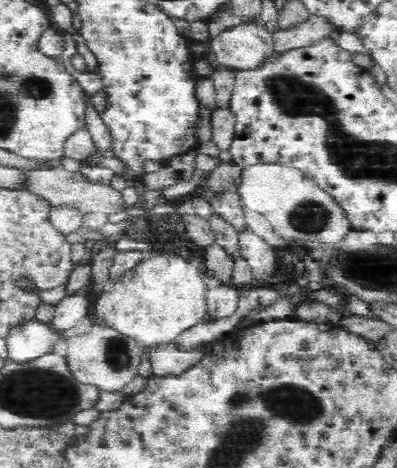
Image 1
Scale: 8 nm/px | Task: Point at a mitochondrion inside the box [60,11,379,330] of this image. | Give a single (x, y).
(289, 93)

